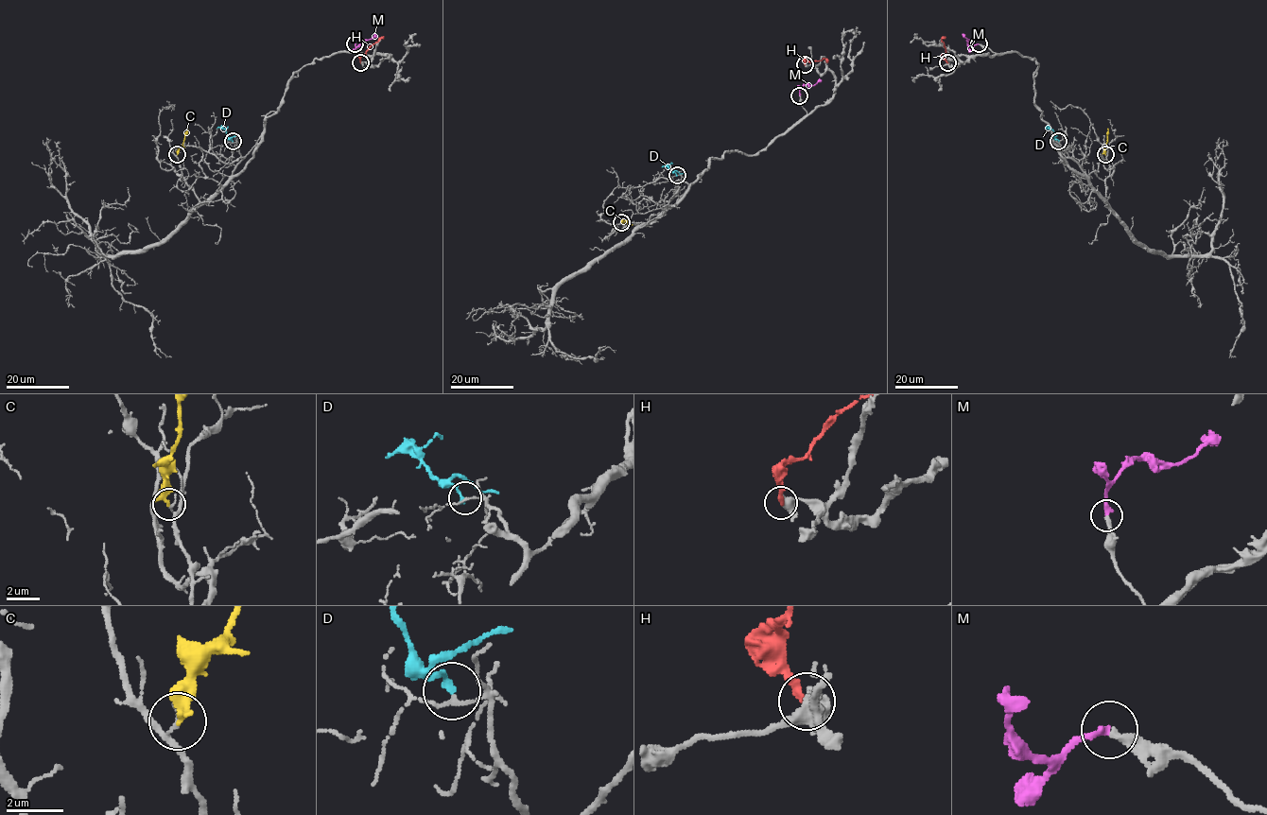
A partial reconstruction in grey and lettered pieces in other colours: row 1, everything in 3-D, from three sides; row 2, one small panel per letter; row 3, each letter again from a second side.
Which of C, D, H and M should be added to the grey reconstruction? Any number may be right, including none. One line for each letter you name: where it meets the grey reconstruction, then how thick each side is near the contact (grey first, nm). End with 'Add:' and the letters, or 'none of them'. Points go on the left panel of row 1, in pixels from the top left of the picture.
M: contact (355, 43); calibres 280 and 240 nm
Add: M

